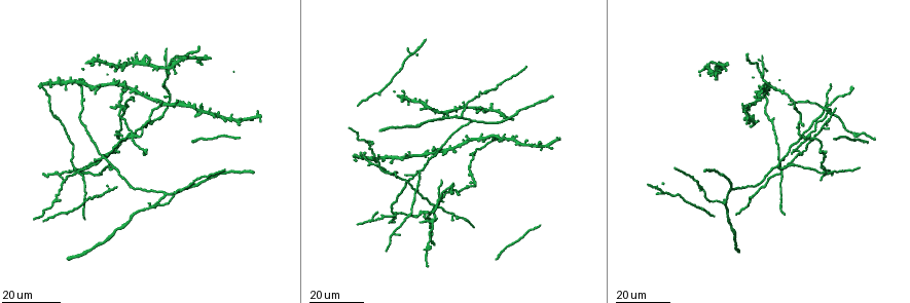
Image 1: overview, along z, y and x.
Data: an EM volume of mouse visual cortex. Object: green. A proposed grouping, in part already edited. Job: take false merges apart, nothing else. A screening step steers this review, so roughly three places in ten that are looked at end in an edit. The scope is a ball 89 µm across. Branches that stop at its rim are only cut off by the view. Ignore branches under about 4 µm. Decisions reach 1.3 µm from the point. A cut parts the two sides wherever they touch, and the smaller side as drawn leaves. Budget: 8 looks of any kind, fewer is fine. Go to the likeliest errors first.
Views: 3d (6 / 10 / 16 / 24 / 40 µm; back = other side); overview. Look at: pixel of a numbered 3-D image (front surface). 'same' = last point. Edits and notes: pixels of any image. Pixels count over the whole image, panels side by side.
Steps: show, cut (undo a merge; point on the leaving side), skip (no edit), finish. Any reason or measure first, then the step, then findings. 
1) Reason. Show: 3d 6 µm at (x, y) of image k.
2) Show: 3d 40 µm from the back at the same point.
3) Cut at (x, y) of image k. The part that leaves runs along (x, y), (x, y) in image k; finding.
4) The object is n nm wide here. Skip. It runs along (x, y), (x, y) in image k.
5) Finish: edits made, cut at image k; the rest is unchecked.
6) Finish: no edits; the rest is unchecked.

Four arms meet. Show: 3d 16 µm at (75, 171) of image 1.

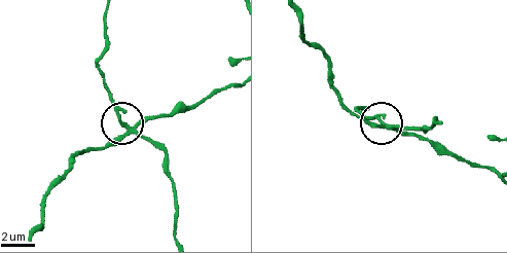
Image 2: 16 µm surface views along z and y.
Show: 3d 10 µm at (124, 133) of image 2.

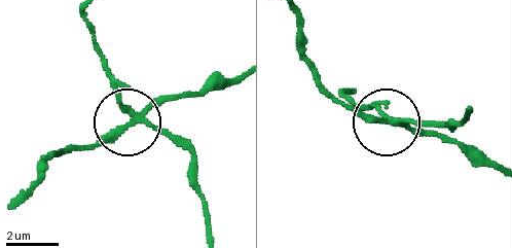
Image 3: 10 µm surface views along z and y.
Cut at (117, 90) of image 3. The part that leaves runs along (136, 118), (120, 101), (87, 14) in image 3; a second neuron is stuck on.

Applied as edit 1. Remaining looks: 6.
Show: overview.

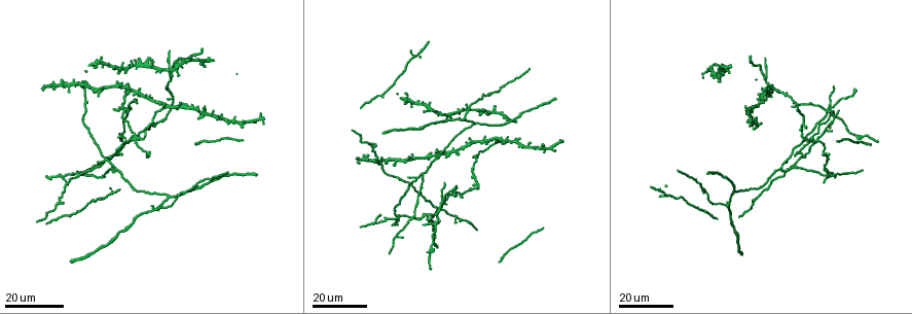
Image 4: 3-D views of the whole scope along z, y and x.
Small branch off a trunk. Show: 3d 16 µm at (764, 77) of image 4.

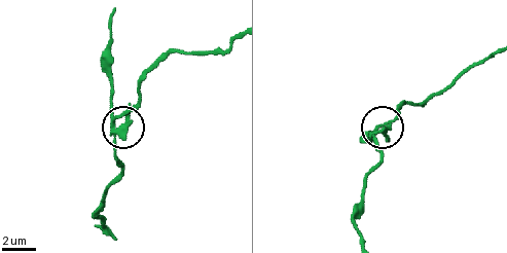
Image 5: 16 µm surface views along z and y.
Zoom in. Show: 3d 10 µm at (112, 119) of image 5.

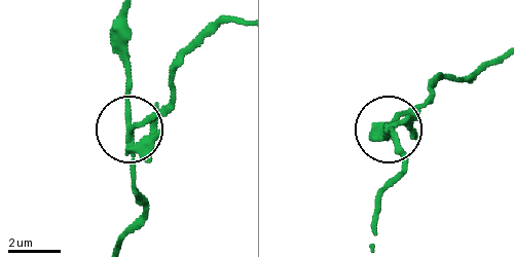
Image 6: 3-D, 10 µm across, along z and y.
3 arms meet here. Cut at (126, 106) of image 6. The part that leaves runs along (132, 145), (124, 22) in image 6; two neurons meet here.

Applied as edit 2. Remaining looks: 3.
See it whole again. Show: overview.

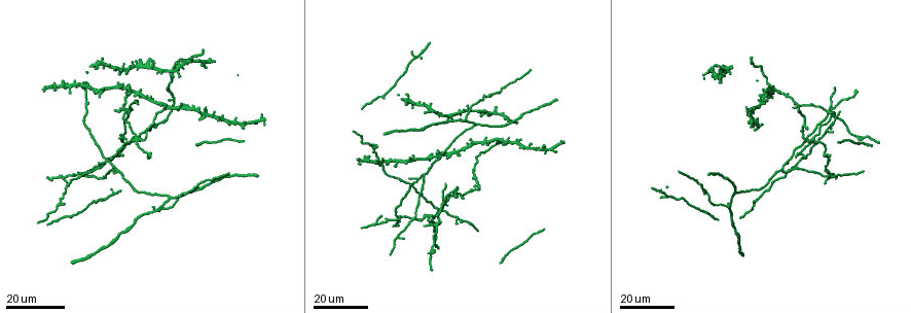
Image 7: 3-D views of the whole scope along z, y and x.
A fork. Show: 3d 24 µm at (730, 205) of image 7.

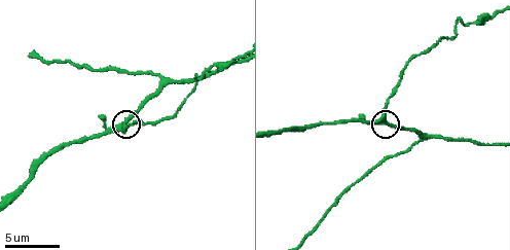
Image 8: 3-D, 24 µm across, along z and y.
Show: 3d 10 µm at (381, 118) of image 8.

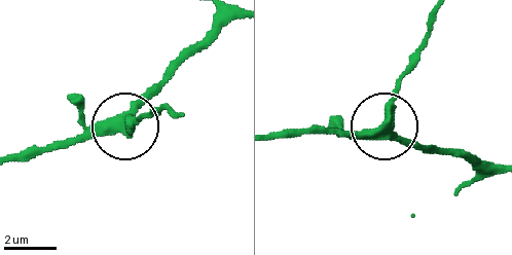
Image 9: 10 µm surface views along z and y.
The object is 390 nm wide here. Cut at (134, 121) of image 9. The part that leaves runs along (118, 122), (154, 109), (176, 114) in image 9; two neurons meet here.

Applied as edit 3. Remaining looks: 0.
Finish: edits made, cut at image 3, cut at image 6, cut at image 9; the rest is unchecked.

